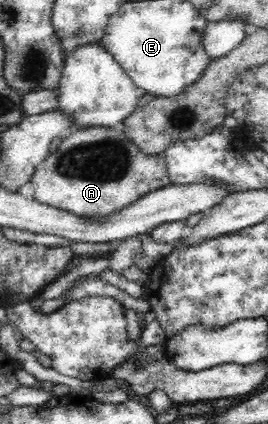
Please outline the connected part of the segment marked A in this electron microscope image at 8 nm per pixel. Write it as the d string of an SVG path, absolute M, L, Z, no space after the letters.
M123 126L77 129L35 167L30 178L38 203L68 211L79 217L108 217L149 191L170 184L162 155L144 155L130 141Z

